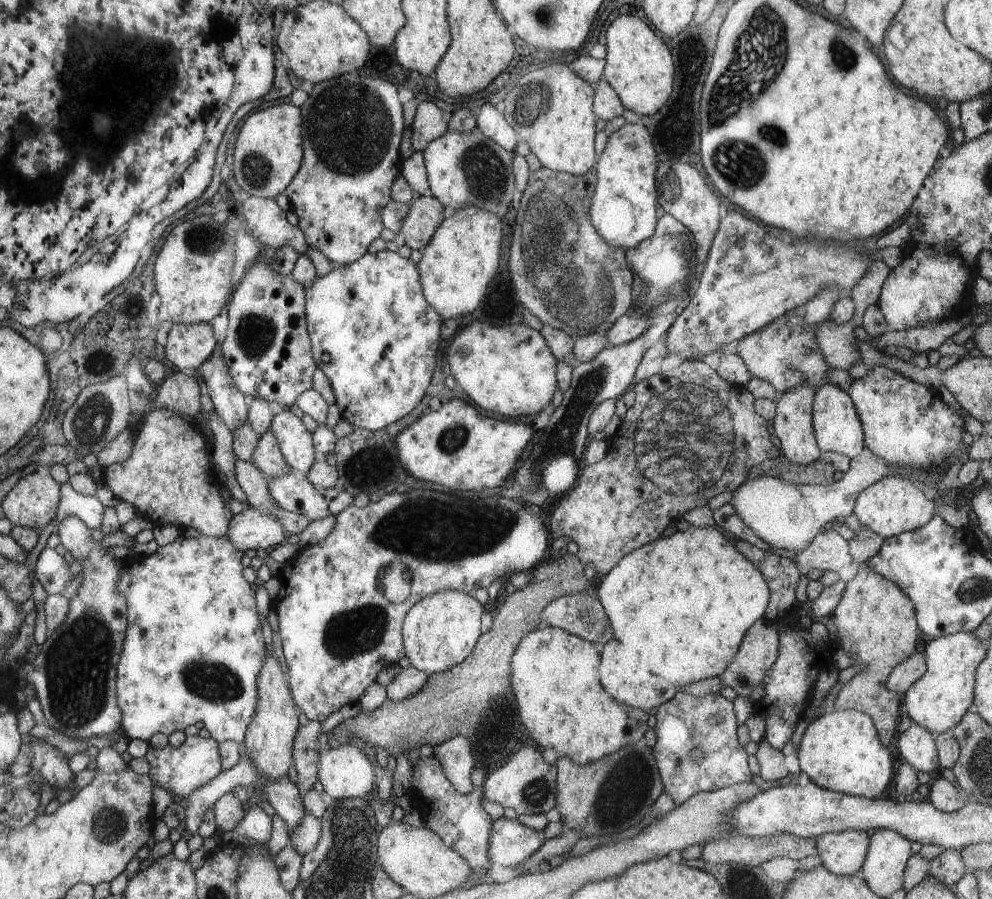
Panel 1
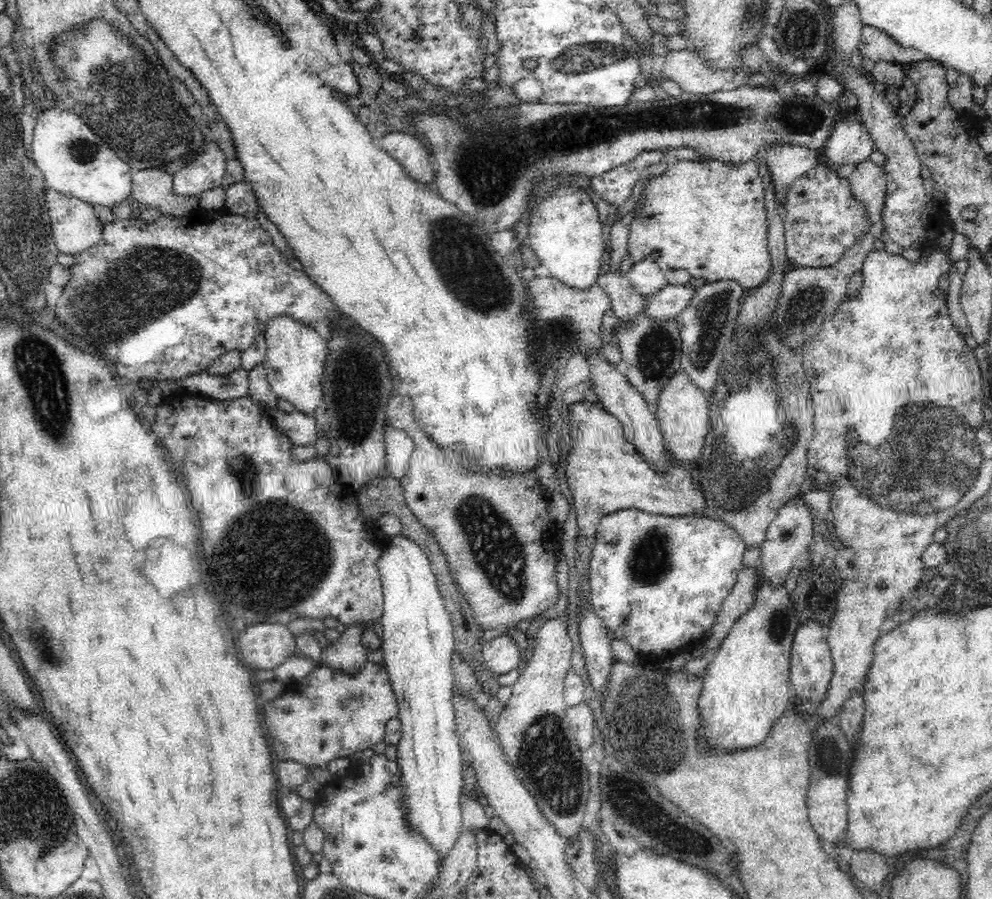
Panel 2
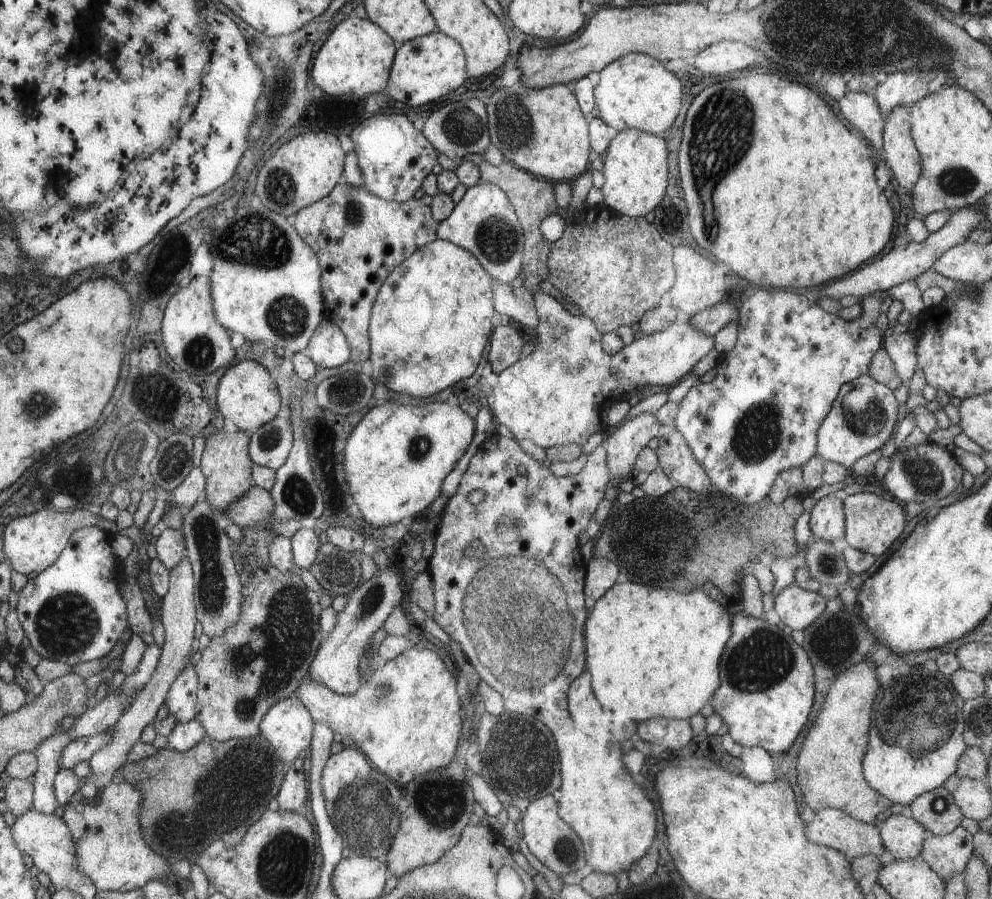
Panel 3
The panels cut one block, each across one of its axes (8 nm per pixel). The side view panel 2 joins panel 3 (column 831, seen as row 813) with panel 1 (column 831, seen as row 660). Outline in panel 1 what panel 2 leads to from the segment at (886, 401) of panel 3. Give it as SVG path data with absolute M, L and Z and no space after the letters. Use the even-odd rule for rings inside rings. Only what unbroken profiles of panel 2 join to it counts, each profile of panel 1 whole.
M827 381L815 392L812 404L812 426L818 449L821 452L836 452L852 459L865 450L864 427L857 414L856 404L846 390Z

